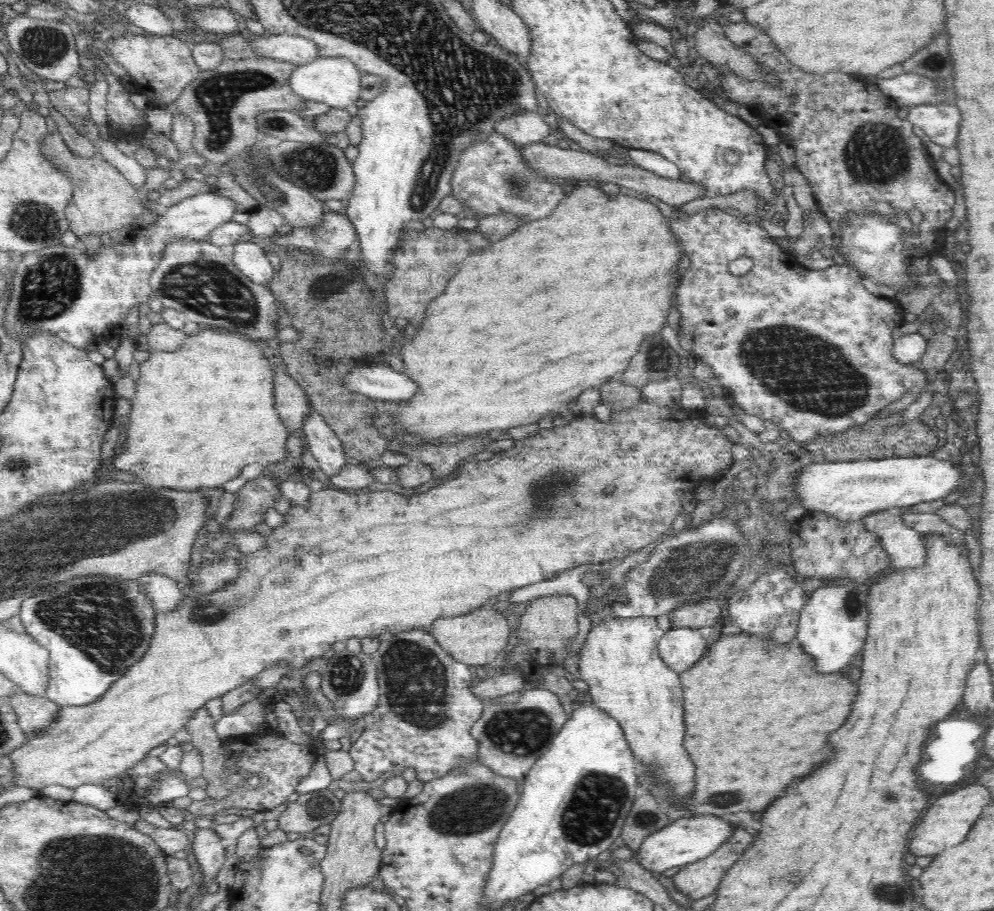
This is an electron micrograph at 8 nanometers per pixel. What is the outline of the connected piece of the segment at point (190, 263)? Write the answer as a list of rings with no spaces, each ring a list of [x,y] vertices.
[[[172,240],[166,244],[160,262],[149,278],[151,298],[162,302],[197,322],[199,326],[240,334],[256,342],[266,343],[277,337],[277,300],[273,292],[242,274],[231,253],[214,246],[209,240]]]

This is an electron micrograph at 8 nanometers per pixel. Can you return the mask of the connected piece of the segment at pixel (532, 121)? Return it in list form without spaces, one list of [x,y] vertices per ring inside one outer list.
[[[520,110],[512,116],[502,118],[498,124],[495,124],[495,130],[520,147],[528,143],[540,142],[552,132],[544,121],[544,113],[539,114],[529,110]]]

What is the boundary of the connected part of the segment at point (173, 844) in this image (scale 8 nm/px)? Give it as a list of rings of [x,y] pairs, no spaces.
[[[138,820],[132,828],[146,834],[166,856],[174,855],[180,850],[190,847],[191,836],[183,828],[160,829],[142,820]]]

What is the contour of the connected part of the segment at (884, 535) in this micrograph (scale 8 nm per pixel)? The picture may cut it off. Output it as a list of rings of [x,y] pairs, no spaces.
[[[886,509],[874,512],[864,516],[862,522],[880,539],[892,567],[903,569],[924,564],[924,533],[912,530],[896,511]]]

